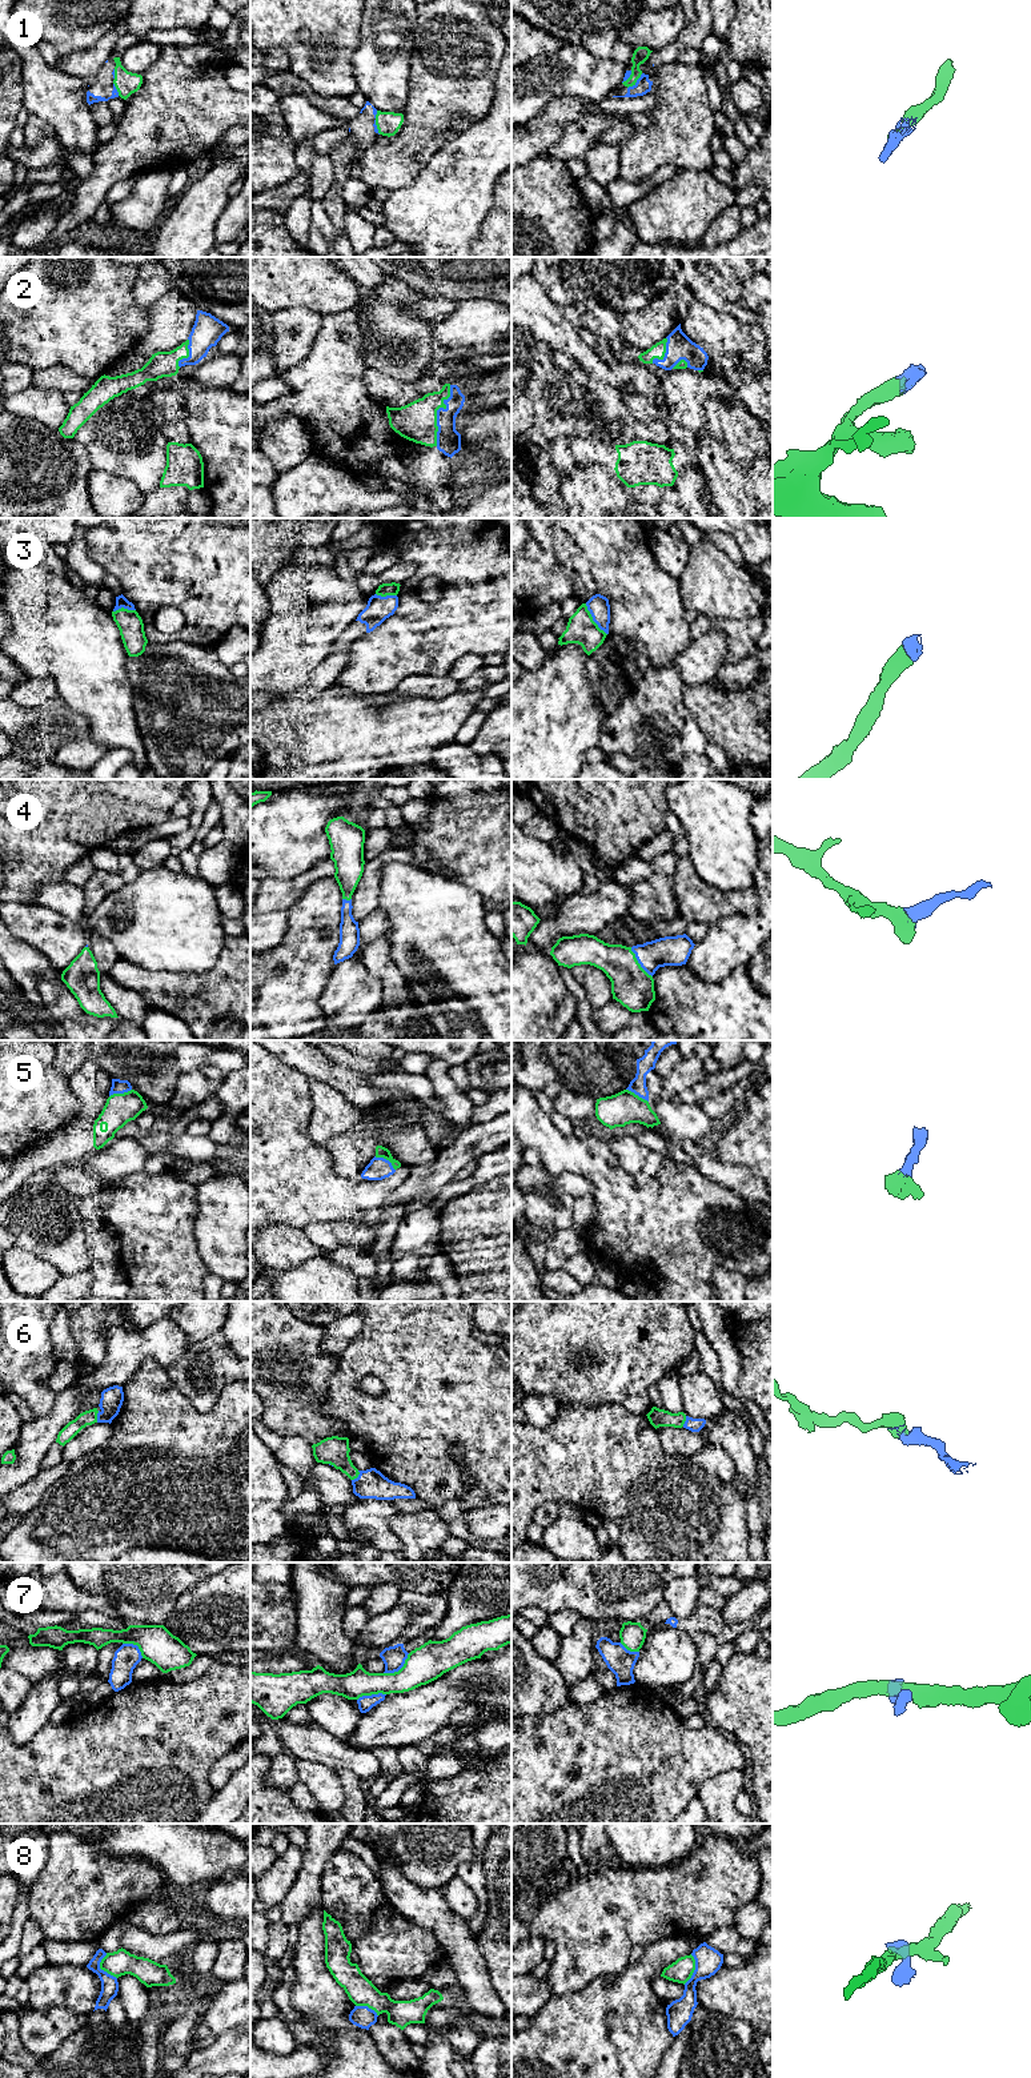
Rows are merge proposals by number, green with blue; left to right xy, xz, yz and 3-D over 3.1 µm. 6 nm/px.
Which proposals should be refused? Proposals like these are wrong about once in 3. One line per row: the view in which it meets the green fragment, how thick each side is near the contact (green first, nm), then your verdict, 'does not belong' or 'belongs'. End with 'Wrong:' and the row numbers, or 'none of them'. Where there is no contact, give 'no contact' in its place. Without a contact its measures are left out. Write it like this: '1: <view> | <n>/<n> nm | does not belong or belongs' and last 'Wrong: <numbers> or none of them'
1: yz | 90/90 nm | does not belong
2: xz | 240/140 nm | belongs
3: yz | 180/130 nm | belongs
4: yz | 240/180 nm | belongs
5: xz | 70/140 nm | belongs
6: xz | 170/180 nm | belongs
7: xz | 220/140 nm | does not belong
8: xy | 150/110 nm | does not belong
Wrong: 1, 7, 8

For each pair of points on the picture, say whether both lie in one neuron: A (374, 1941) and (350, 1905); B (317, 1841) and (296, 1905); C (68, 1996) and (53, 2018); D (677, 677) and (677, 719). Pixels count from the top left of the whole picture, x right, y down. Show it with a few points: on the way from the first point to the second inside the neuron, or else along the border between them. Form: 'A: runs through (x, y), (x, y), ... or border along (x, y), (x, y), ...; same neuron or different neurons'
A: border along (385, 1902), (374, 1914), (372, 1925), (350, 1941); different neurons
B: runs through (315, 1857), (307, 1889); same neuron
C: border along (28, 2008), (47, 2010), (65, 2006), (85, 2018); different neurons
D: runs through (674, 688), (674, 709); same neuron

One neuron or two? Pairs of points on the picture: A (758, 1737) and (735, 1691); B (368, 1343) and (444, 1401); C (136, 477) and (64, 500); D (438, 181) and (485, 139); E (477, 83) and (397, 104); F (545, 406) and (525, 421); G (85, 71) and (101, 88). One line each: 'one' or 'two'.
A: one
B: one
C: two
D: one
E: two
F: two
G: two

